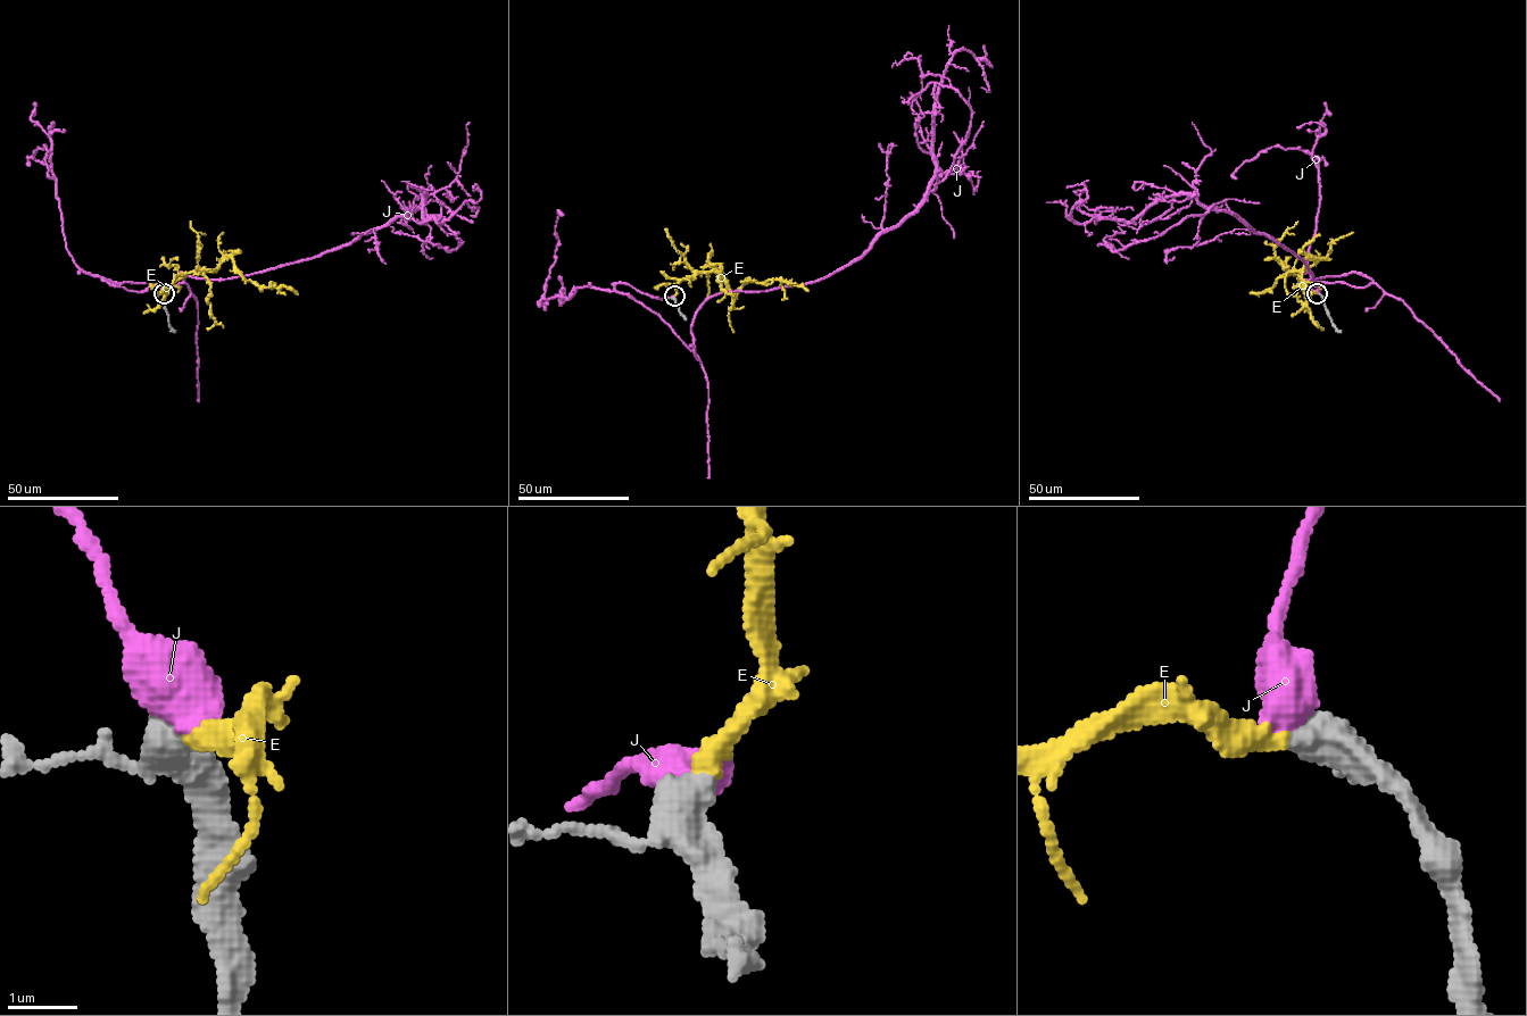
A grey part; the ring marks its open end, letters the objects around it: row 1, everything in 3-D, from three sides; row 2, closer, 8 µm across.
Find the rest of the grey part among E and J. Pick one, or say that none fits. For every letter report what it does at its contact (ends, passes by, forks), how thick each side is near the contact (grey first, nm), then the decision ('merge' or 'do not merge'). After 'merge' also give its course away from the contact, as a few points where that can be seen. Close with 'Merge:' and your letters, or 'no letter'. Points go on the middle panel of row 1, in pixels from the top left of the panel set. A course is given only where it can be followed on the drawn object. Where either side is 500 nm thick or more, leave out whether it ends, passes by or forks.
E: it ends there; 440 nm thick on the grey side, 320 nm on the other; merge; it runs (674, 297), (681, 280), (700, 272), (716, 272), (731, 293), (750, 281), (770, 280), (808, 291)
J: 440 nm thick on the grey side, 750 nm on the other; do not merge
Merge: E

